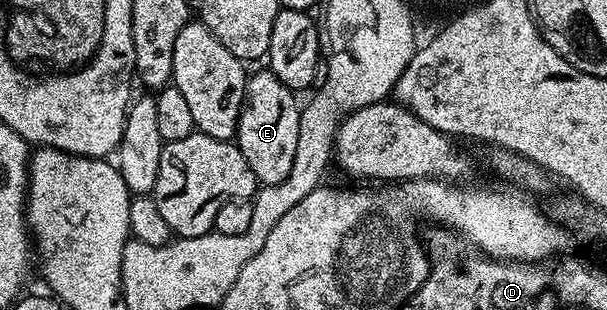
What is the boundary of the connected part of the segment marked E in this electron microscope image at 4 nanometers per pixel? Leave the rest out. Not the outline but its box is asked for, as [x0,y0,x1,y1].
[236,68,300,186]

